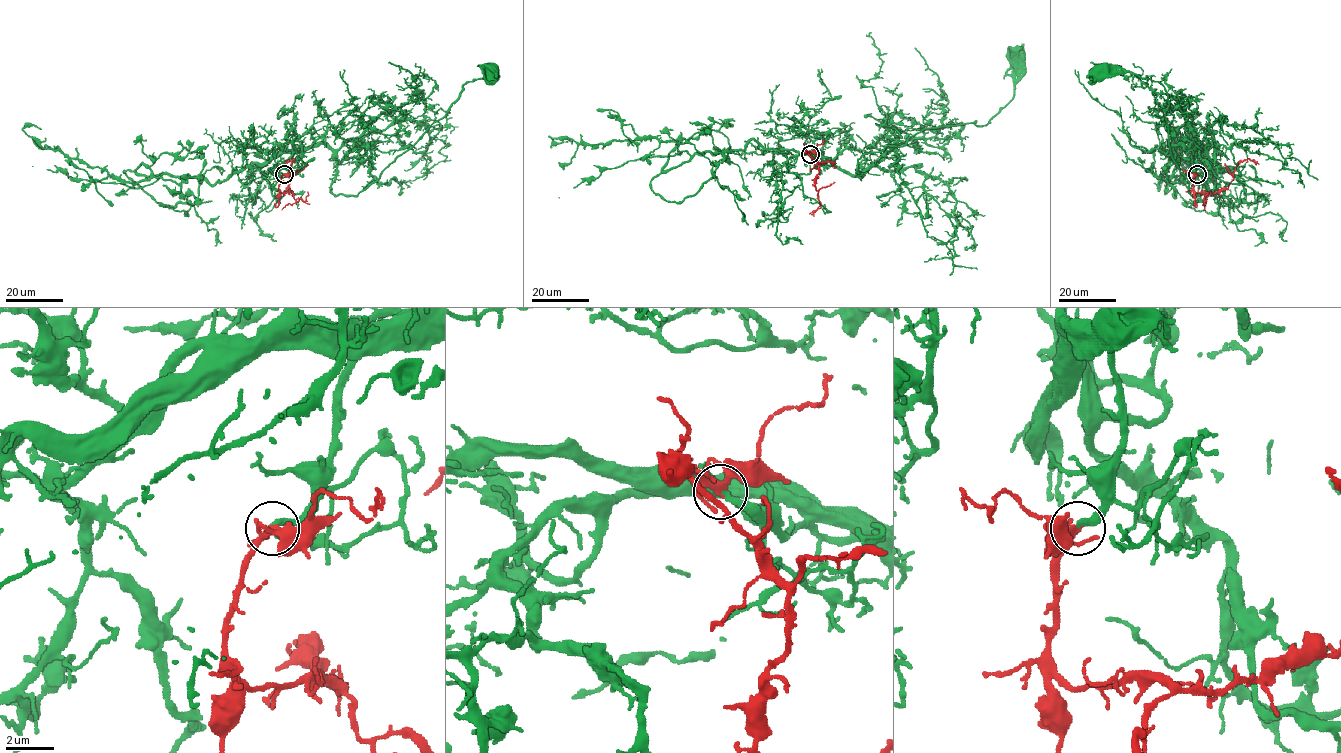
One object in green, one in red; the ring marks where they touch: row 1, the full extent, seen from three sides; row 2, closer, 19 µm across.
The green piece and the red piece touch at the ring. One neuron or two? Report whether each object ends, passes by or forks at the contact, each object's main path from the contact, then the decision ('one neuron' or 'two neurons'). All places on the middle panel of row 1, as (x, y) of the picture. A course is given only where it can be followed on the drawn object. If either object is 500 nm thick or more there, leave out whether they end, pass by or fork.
green ends there; red forks there; green runs (811, 154), (863, 174), (857, 169), (862, 154), (901, 147), (924, 129), (983, 126), (1012, 98), (1020, 59); red runs (811, 154), (805, 151), (818, 167), (815, 186), (820, 203), (809, 214); one neuron

